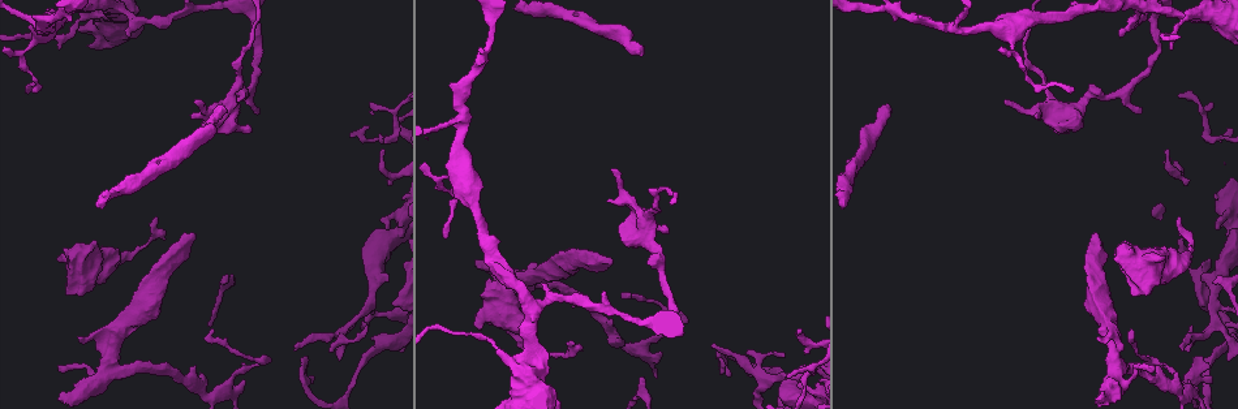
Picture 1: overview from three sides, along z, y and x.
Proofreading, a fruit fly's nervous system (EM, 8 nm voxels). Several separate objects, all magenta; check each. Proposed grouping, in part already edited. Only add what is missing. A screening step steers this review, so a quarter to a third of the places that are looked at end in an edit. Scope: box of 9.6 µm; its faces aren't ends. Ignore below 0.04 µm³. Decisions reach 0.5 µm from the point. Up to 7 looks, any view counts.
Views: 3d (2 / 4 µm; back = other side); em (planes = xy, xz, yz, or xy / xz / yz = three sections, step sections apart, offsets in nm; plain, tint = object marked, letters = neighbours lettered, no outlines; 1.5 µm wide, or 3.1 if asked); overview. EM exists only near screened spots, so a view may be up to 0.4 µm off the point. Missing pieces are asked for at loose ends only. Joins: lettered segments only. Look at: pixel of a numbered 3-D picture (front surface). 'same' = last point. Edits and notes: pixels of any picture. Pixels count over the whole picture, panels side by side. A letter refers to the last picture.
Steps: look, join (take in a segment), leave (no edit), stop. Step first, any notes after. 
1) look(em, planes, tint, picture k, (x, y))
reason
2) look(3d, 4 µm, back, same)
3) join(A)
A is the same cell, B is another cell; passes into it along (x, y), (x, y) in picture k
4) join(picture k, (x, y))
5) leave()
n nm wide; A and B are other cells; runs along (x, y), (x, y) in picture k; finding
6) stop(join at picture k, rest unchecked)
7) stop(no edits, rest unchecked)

look(3d, 4 µm, picture 1, (628, 299))
tapers out

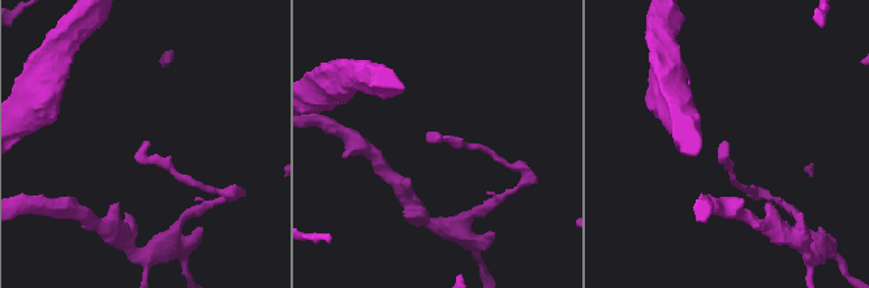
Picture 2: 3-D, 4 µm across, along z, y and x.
look(em, yz, step 8, tint, picture 2, (723, 145))
now the EM

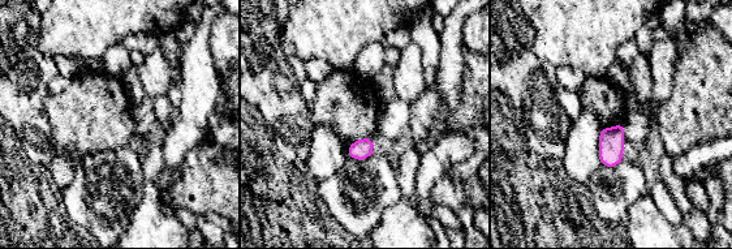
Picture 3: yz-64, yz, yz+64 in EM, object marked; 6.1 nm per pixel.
look(em, xy, step 4, letters, same)
another direction

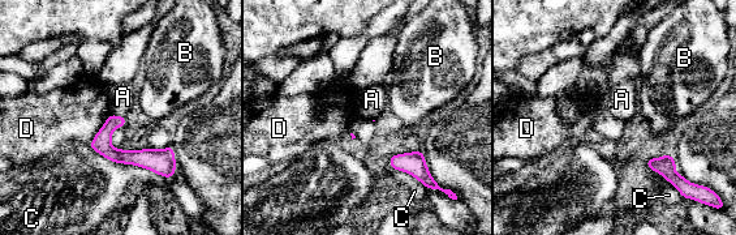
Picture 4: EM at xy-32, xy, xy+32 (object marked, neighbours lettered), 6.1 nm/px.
leave()
A, B, C and D are other cells; runs along (94, 144), (159, 161), (171, 172) in picture 4; none of them fits

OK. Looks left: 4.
look(em, planes, letters, picture 1, (77, 337))
branch stops here

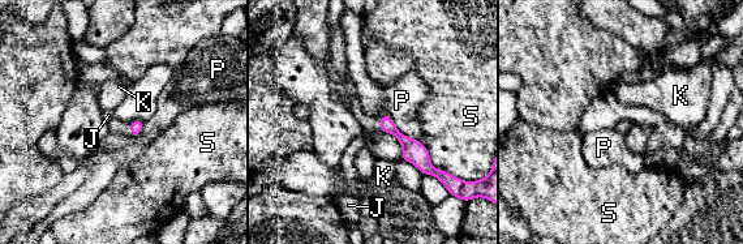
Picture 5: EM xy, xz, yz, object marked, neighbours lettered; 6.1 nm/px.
leave()
J, K, P and S are other cells; border along (386, 112), (400, 132), (419, 140) in picture 5; no lettered segment goes on from it

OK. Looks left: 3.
look(3d, 2 µm, picture 1, (250, 130))
branch stops here

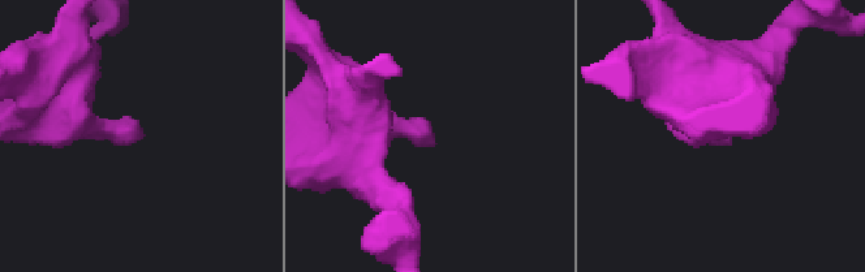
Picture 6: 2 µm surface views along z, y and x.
look(em, xz, step 8, letters, picture 6, (429, 141))
now the EM

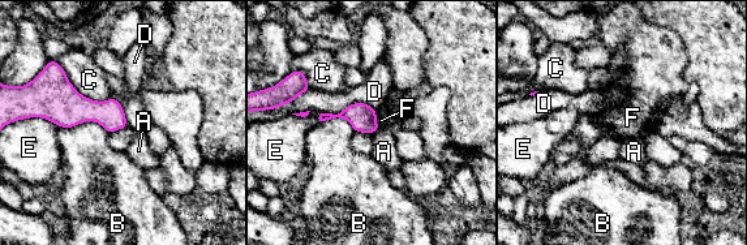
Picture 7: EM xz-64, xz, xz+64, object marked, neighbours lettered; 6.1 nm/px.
leave()
170 nm wide; A, B, C, D, E and F are other cells; border along (376, 111), (376, 123), (380, 129) in picture 7; no lettered segment goes on from it

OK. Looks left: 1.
stop(no edits, rest unchecked)

